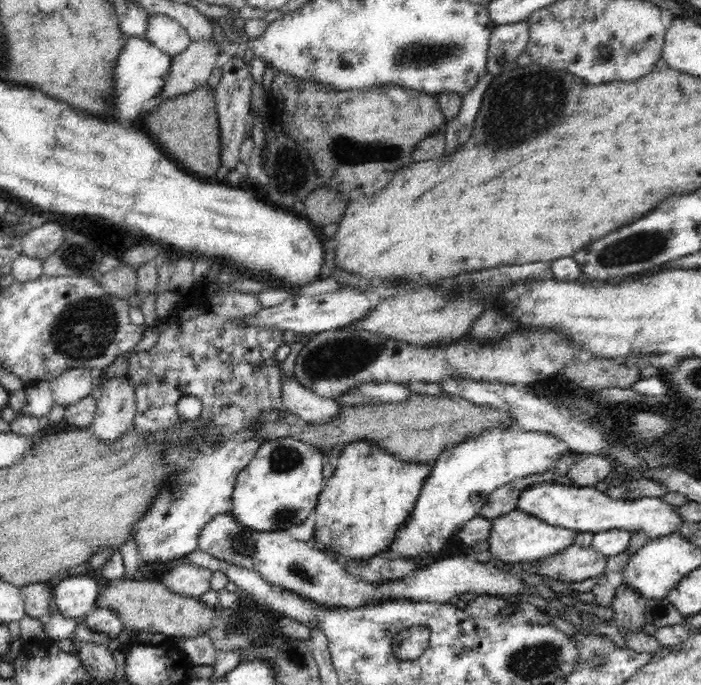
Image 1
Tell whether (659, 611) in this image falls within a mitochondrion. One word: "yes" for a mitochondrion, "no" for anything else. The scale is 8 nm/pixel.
no

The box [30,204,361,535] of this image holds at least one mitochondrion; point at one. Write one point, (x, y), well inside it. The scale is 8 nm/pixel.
(84, 329)

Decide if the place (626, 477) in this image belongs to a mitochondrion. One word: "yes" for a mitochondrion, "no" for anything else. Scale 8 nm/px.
no

